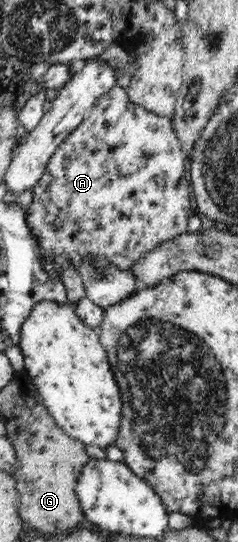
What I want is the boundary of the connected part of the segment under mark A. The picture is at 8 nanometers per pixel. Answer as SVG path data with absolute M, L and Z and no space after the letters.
M113 88L107 96L103 96L99 103L95 103L89 114L66 139L63 144L53 153L46 171L41 180L34 186L33 200L28 206L27 224L35 237L39 237L39 243L46 256L51 256L52 263L46 264L47 270L60 270L61 266L68 260L72 260L75 267L87 254L105 255L111 264L118 266L121 270L128 270L131 264L145 252L153 250L157 244L165 240L173 239L175 236L188 233L187 220L196 213L191 206L191 188L189 180L185 176L185 155L181 148L179 137L173 132L174 125L171 117L157 116L145 111L143 107L131 102L128 93L123 88Z

